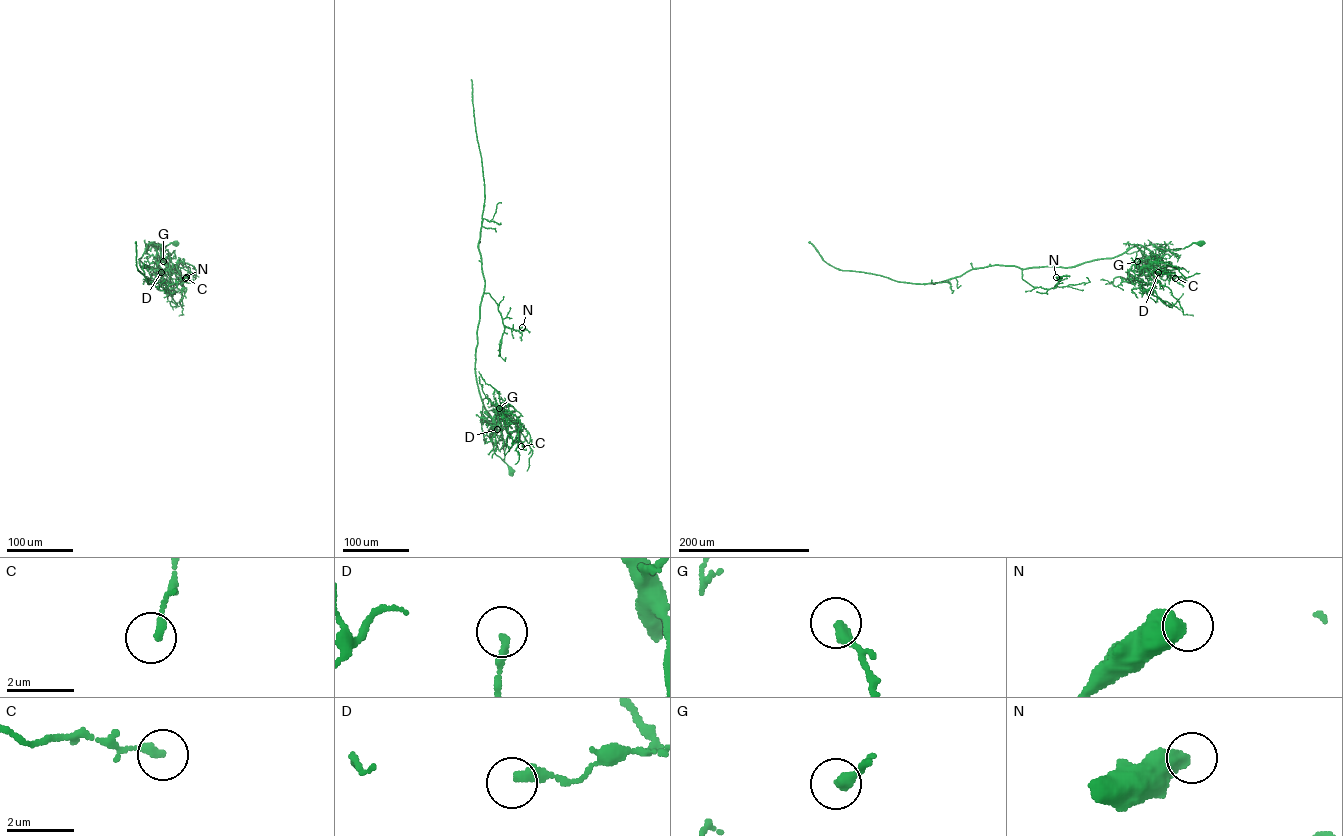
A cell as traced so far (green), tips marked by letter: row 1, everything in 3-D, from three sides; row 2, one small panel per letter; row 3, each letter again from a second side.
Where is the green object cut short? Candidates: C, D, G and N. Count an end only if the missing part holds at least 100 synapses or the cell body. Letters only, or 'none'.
none

